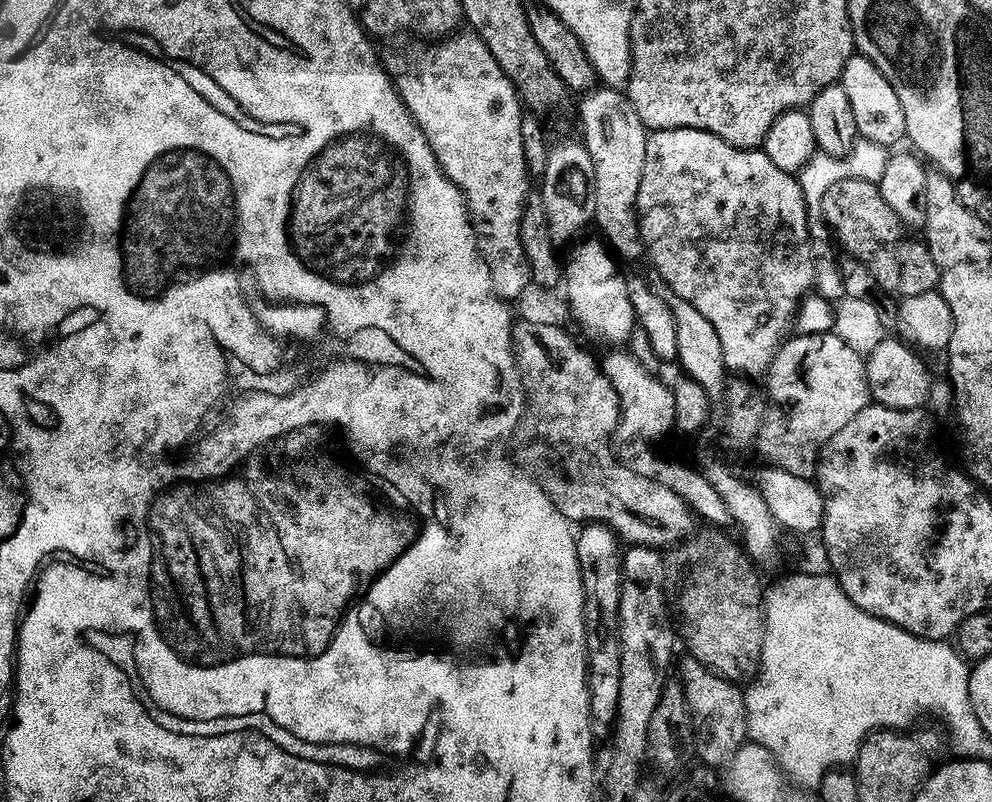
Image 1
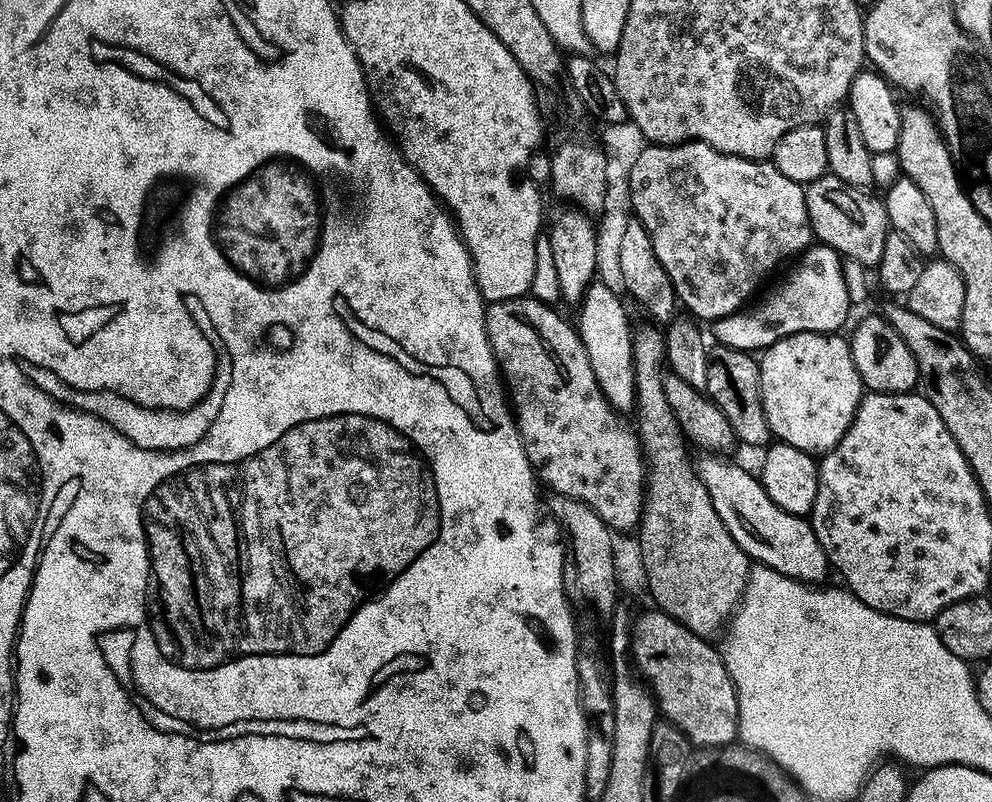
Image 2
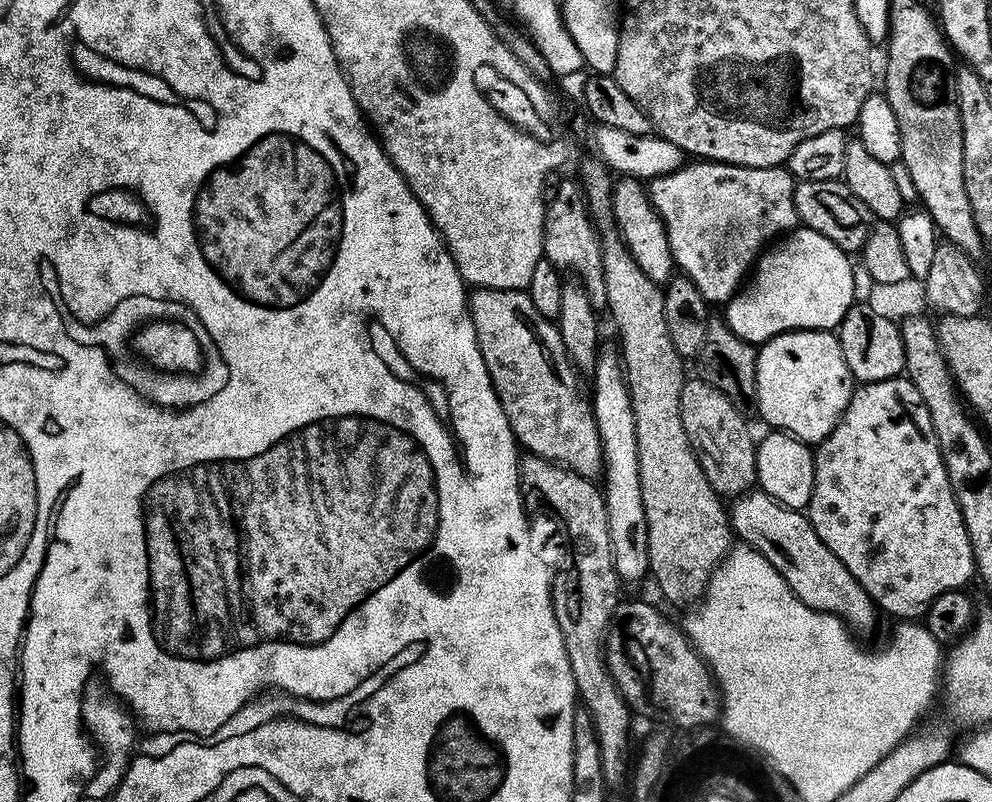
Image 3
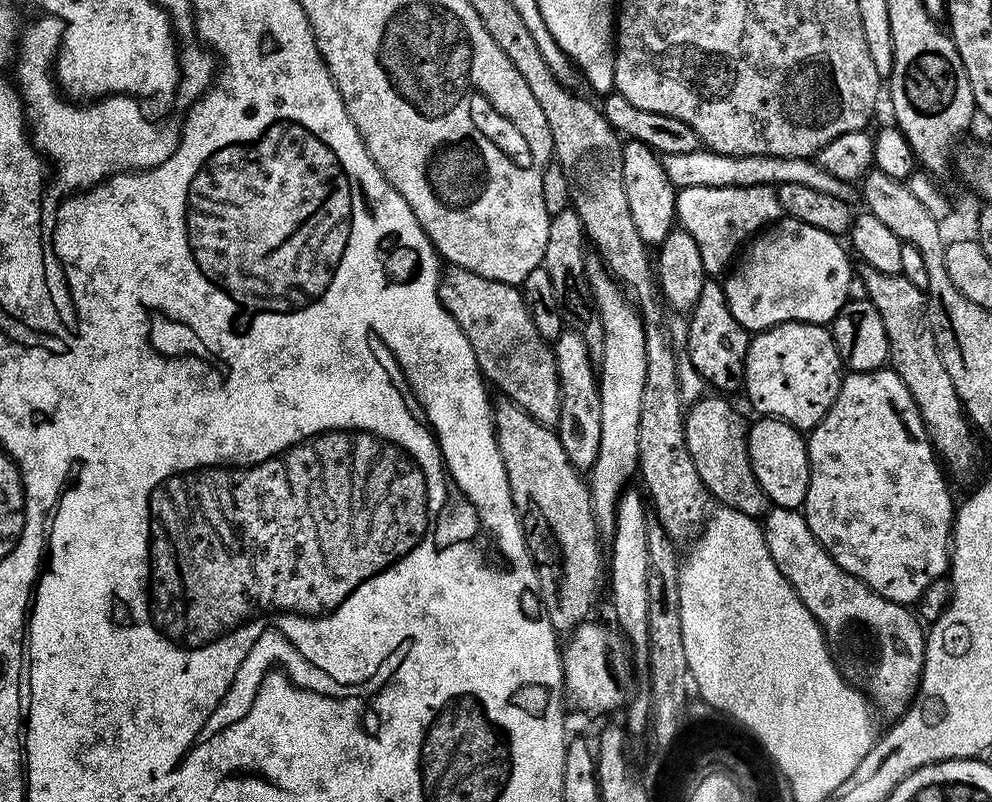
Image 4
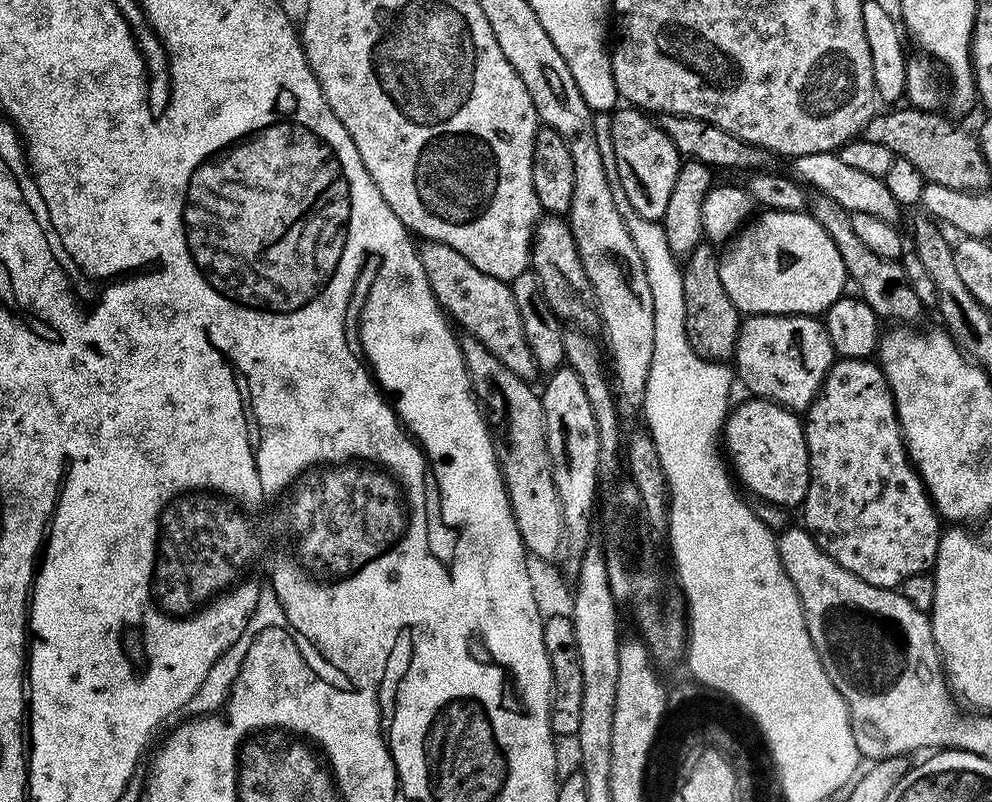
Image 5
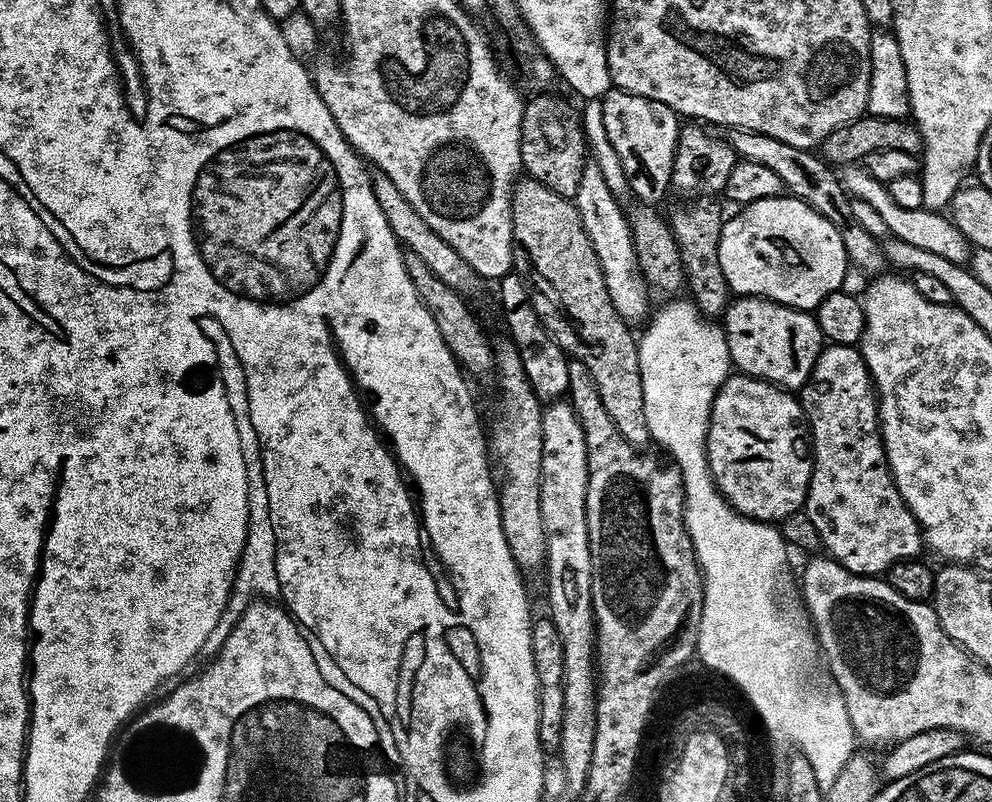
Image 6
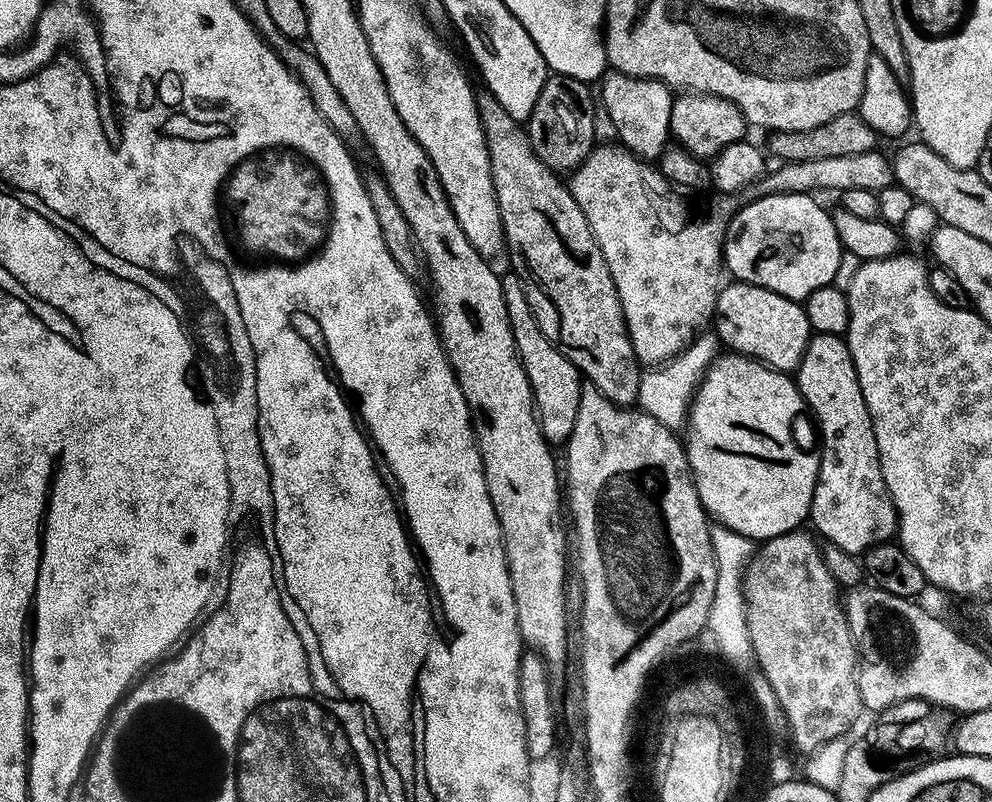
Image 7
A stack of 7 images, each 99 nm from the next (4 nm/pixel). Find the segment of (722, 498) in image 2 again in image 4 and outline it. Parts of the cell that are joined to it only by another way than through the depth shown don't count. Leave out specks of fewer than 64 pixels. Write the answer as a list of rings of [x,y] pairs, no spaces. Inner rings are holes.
[[[772,506],[762,527],[774,566],[778,566],[782,578],[790,582],[806,610],[820,623],[828,650],[845,680],[871,698],[879,711],[881,708],[892,718],[899,717],[911,705],[924,671],[926,632],[921,621],[913,613],[912,617],[905,605],[882,598],[842,570],[814,538],[803,511]]]

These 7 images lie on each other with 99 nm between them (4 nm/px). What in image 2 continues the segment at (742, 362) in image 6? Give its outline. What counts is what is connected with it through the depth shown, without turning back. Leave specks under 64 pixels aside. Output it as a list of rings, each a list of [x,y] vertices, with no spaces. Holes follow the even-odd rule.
[[[799,332],[774,342],[759,357],[762,406],[773,437],[809,454],[829,452],[852,425],[862,399],[852,345],[840,334]]]

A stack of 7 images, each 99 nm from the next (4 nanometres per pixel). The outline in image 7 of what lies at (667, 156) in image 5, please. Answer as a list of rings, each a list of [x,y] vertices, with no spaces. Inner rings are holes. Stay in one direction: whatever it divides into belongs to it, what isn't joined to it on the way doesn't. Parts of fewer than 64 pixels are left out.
[[[609,71],[599,81],[598,100],[602,112],[608,115],[612,128],[621,145],[633,156],[644,162],[652,162],[670,142],[670,110],[674,99],[673,89],[661,80],[638,78],[630,74]],[[604,103],[604,104],[603,104]]]

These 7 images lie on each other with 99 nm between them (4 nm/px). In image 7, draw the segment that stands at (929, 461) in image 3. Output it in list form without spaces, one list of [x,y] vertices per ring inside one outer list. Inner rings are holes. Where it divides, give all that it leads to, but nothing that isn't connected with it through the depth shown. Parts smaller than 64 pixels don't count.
[[[813,335],[794,379],[805,405],[820,419],[820,432],[824,435],[824,449],[818,452],[820,476],[816,479],[810,524],[821,537],[825,536],[827,543],[863,554],[876,544],[889,543],[897,535],[898,519],[882,478],[878,442],[862,398],[852,350],[842,341],[840,336]]]

